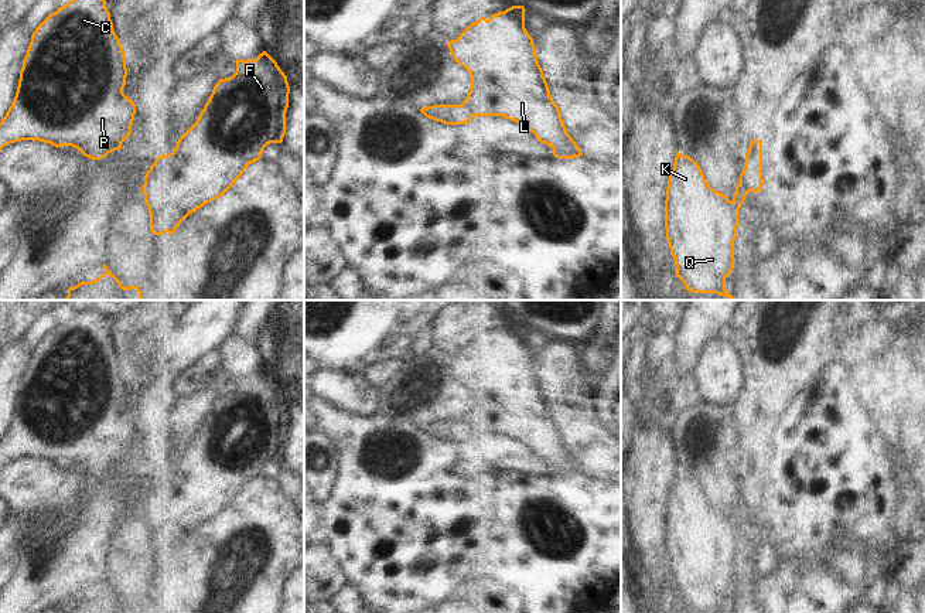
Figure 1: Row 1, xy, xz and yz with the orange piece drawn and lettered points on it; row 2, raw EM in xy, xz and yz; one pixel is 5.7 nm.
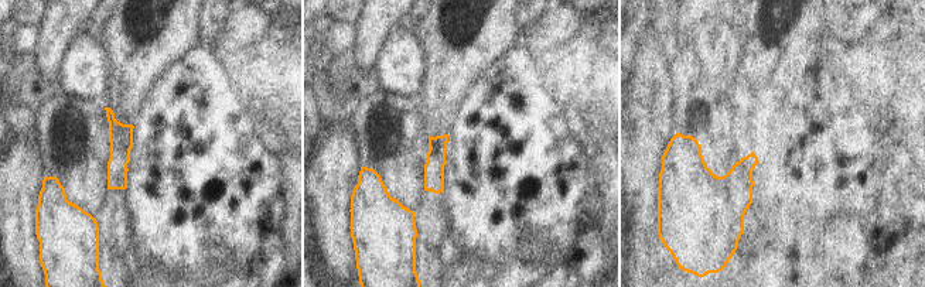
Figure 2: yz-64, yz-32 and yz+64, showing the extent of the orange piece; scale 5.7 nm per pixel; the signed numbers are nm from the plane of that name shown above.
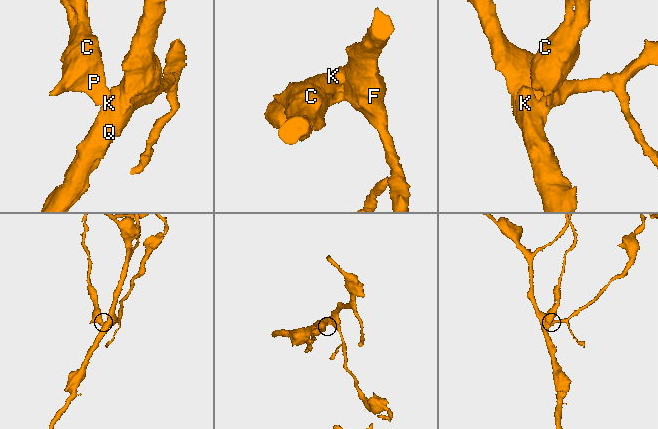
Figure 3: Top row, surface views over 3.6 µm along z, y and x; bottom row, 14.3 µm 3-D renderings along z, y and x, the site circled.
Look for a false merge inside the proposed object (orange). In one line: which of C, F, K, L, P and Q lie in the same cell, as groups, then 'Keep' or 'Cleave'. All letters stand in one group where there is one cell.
Groups: C P / F K L Q. Cleave

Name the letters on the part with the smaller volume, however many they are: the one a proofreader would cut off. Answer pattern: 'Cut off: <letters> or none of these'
Cut off: C, P

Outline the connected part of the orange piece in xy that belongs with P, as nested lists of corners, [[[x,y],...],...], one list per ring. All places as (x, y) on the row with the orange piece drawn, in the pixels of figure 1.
[[[71,0],[33,33],[17,92],[0,122],[0,150],[21,140],[72,146],[100,160],[130,136],[136,105],[123,93],[127,68],[106,0]]]

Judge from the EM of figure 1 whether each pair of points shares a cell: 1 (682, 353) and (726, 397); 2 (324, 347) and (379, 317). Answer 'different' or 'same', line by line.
1: different
2: same

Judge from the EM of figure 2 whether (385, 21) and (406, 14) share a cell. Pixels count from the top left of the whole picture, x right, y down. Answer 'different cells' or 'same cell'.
same cell

